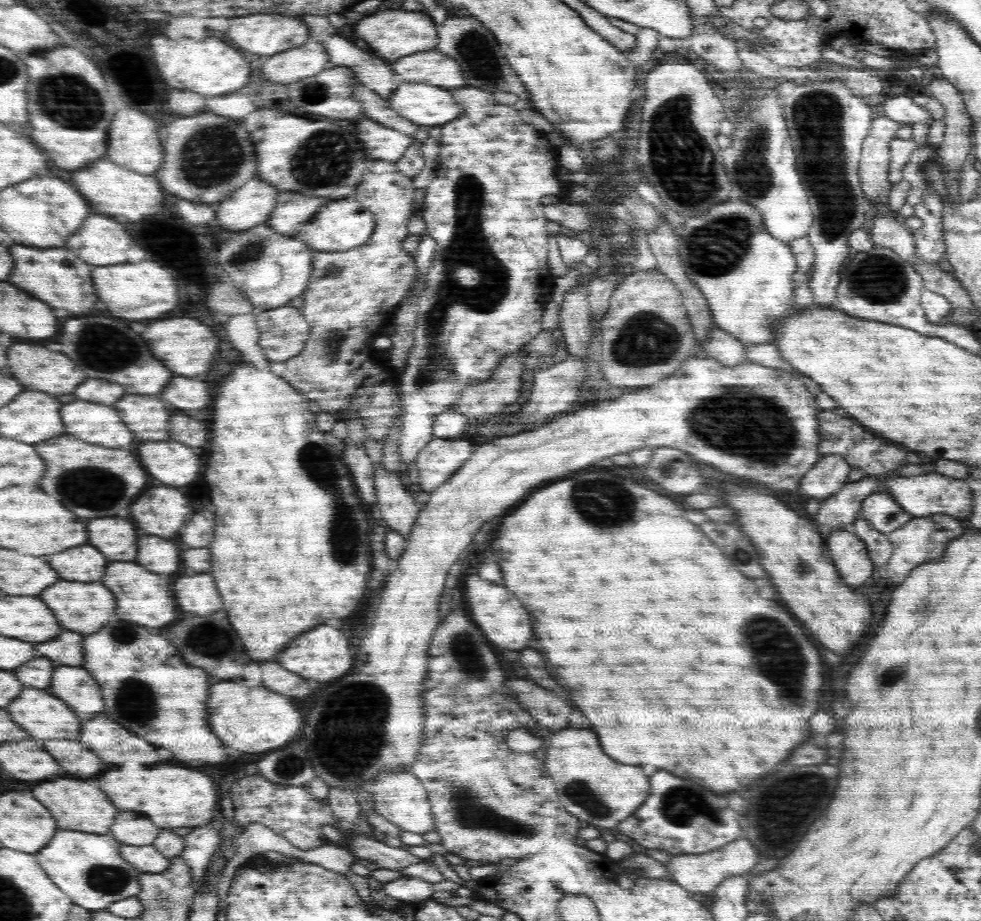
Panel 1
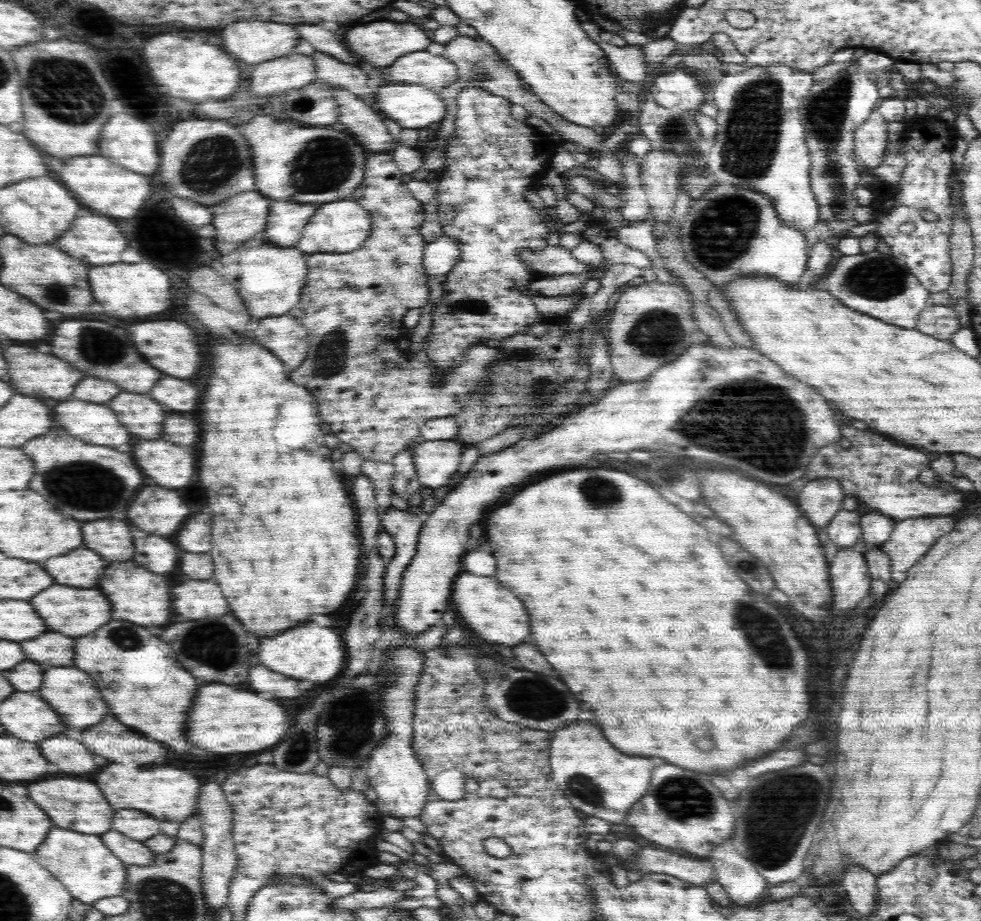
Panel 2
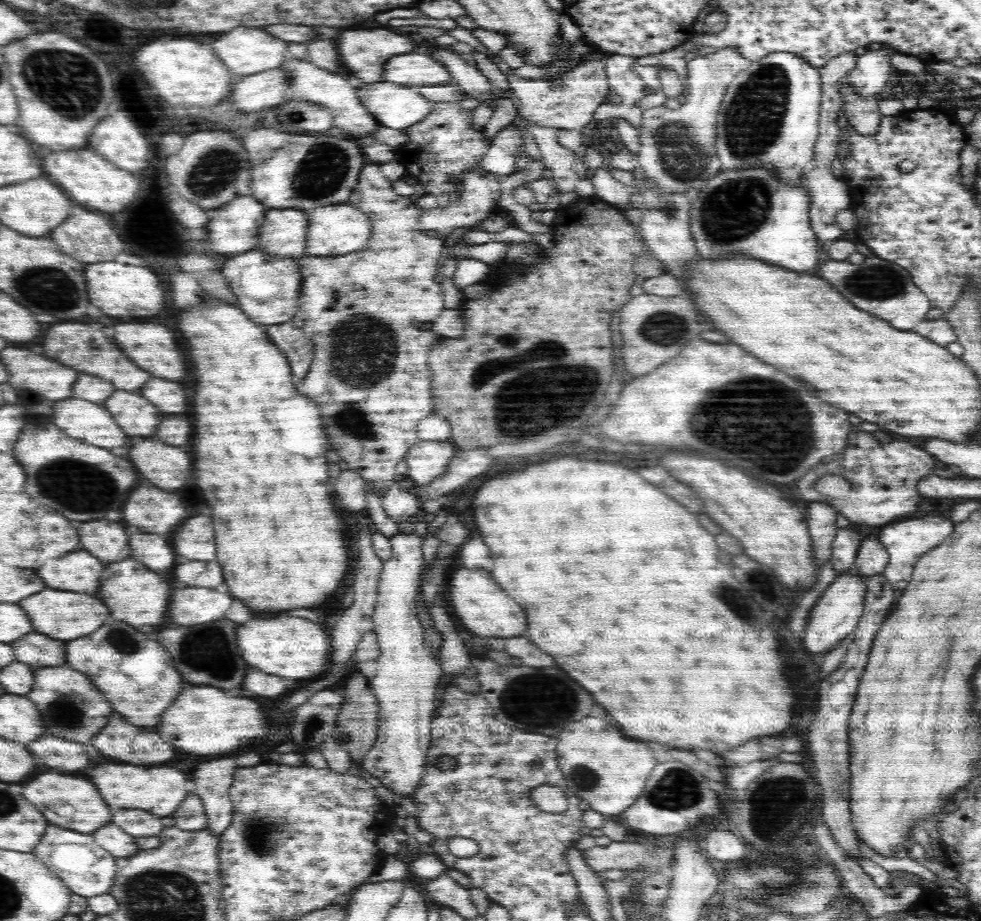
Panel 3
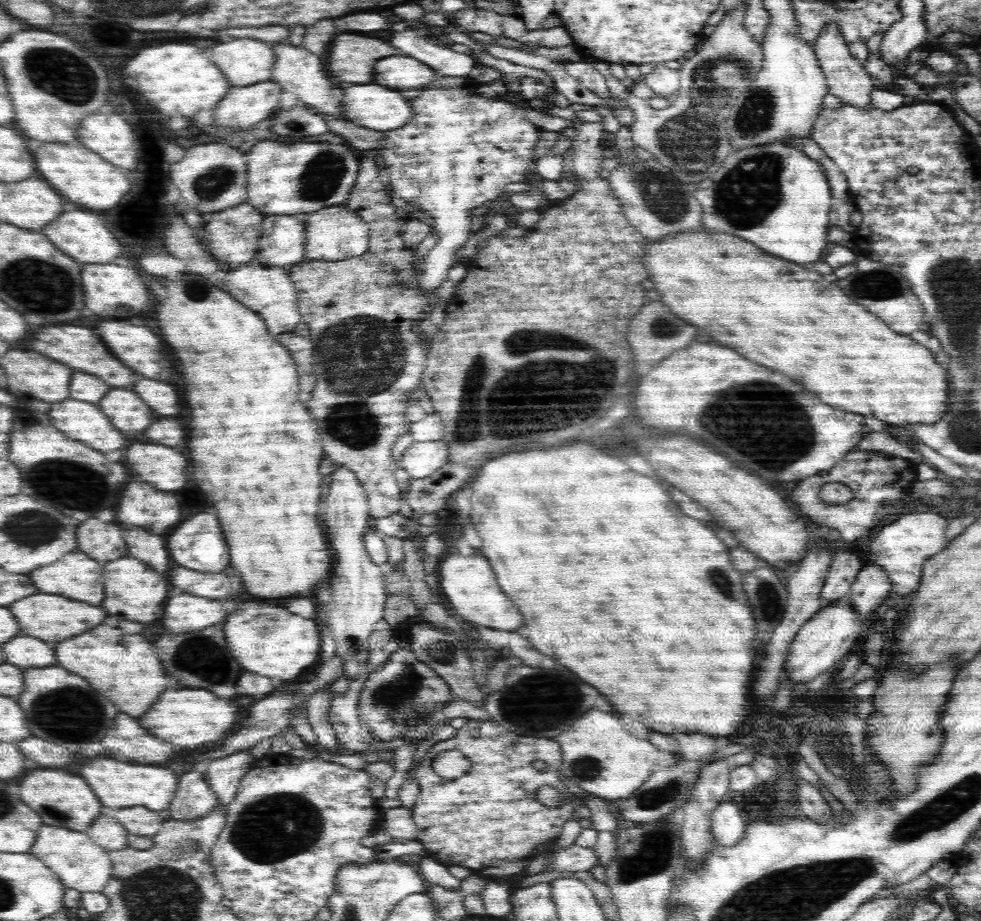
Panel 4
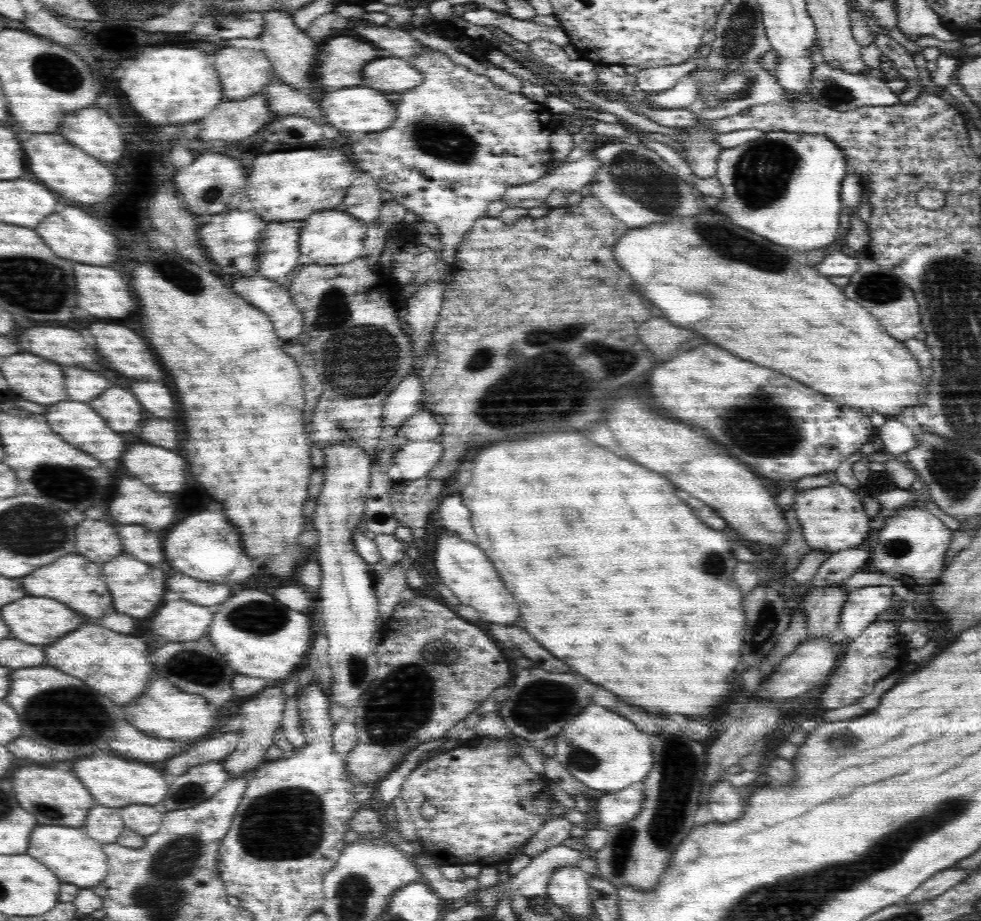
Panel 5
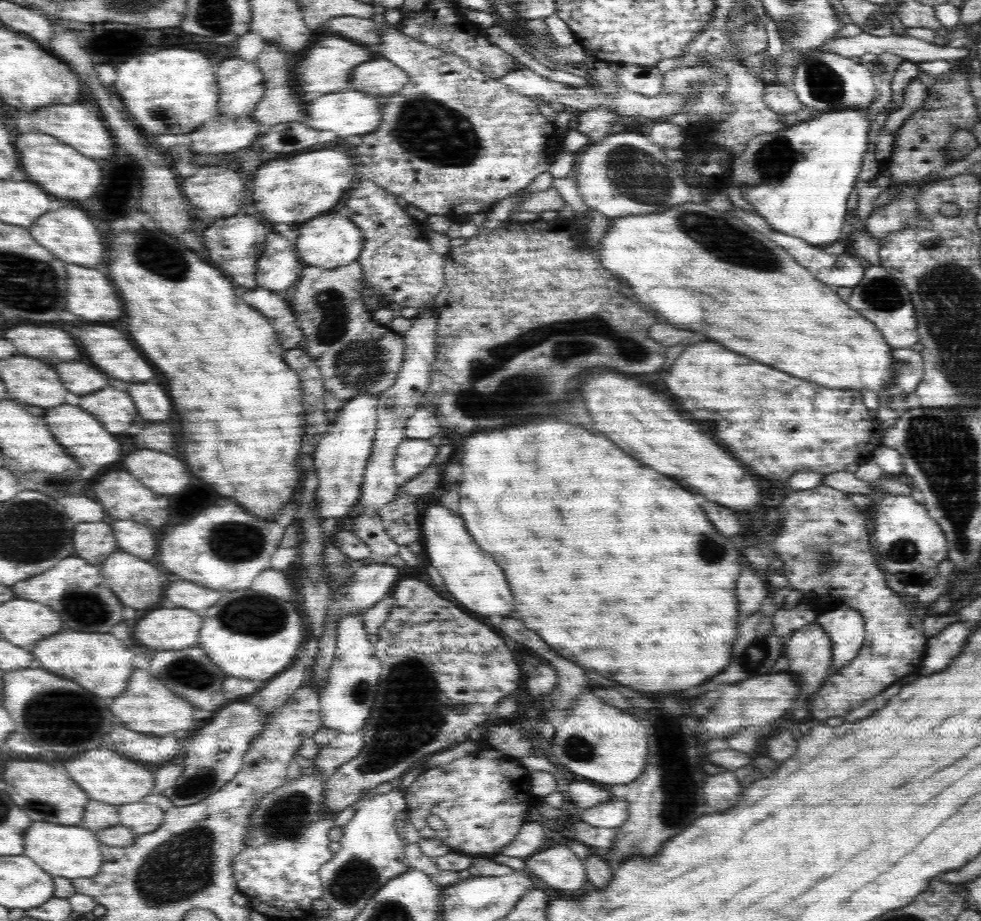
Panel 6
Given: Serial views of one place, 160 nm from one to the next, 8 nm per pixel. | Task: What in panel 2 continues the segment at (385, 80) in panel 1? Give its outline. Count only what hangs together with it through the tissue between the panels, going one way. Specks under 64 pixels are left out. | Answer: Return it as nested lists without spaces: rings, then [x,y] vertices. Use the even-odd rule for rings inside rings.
[[[311,24],[297,25],[296,29],[298,34],[301,35],[301,40],[309,42],[314,50],[319,53],[330,54],[332,57],[336,57],[338,60],[342,60],[351,65],[357,65],[356,58],[352,56],[352,52],[344,46],[344,42],[334,34],[334,32],[328,32],[330,28],[320,28],[318,25]]]

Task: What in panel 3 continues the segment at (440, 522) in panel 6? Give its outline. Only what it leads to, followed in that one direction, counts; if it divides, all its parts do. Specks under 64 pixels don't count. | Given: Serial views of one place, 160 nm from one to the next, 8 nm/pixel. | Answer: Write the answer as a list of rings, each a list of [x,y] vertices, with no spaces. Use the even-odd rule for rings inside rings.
[[[464,565],[456,567],[447,582],[449,592],[448,604],[452,604],[454,614],[464,622],[466,628],[480,636],[496,636],[496,638],[512,638],[520,636],[526,630],[526,614],[522,606],[518,606],[490,576],[486,570],[470,570]]]

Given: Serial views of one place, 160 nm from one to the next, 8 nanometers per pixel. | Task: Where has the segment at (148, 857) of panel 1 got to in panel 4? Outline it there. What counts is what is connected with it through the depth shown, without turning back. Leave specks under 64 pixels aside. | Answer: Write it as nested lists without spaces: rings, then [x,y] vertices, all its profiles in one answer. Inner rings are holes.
[[[106,814],[97,816],[98,820],[94,820],[92,824],[85,830],[85,833],[106,852],[110,850],[124,850],[128,848],[128,840],[126,840],[126,830],[124,826]]]

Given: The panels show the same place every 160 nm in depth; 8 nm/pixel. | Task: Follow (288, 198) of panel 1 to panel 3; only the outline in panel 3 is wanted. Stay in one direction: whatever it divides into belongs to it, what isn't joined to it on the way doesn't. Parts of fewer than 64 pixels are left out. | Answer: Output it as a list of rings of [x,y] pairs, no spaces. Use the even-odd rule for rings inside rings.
[[[296,208],[267,209],[260,232],[260,250],[298,260],[304,256],[309,213]]]

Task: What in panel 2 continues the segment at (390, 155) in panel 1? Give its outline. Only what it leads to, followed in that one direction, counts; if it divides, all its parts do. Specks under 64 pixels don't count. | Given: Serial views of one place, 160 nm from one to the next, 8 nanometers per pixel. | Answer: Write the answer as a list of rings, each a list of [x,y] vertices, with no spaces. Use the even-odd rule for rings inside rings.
[[[332,86],[337,102],[342,102],[342,118],[350,118],[350,135],[364,146],[368,153],[386,153],[395,139],[388,133],[386,122],[371,104],[344,88]]]

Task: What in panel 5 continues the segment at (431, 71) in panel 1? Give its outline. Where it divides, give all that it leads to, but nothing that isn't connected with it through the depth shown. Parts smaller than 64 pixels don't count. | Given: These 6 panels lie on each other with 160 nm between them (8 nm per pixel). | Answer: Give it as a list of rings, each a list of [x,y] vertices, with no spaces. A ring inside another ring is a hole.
[[[378,58],[365,64],[366,70],[361,70],[364,86],[386,93],[398,93],[398,90],[408,90],[421,84],[424,75],[406,58]]]

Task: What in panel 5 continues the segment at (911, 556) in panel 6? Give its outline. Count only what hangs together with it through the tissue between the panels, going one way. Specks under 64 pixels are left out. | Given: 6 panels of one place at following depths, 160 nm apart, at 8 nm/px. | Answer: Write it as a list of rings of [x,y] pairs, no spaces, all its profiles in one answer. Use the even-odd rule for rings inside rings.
[[[914,506],[902,507],[886,518],[871,548],[868,567],[899,578],[907,586],[926,586],[942,574],[942,560],[950,546],[950,530],[932,514]]]

